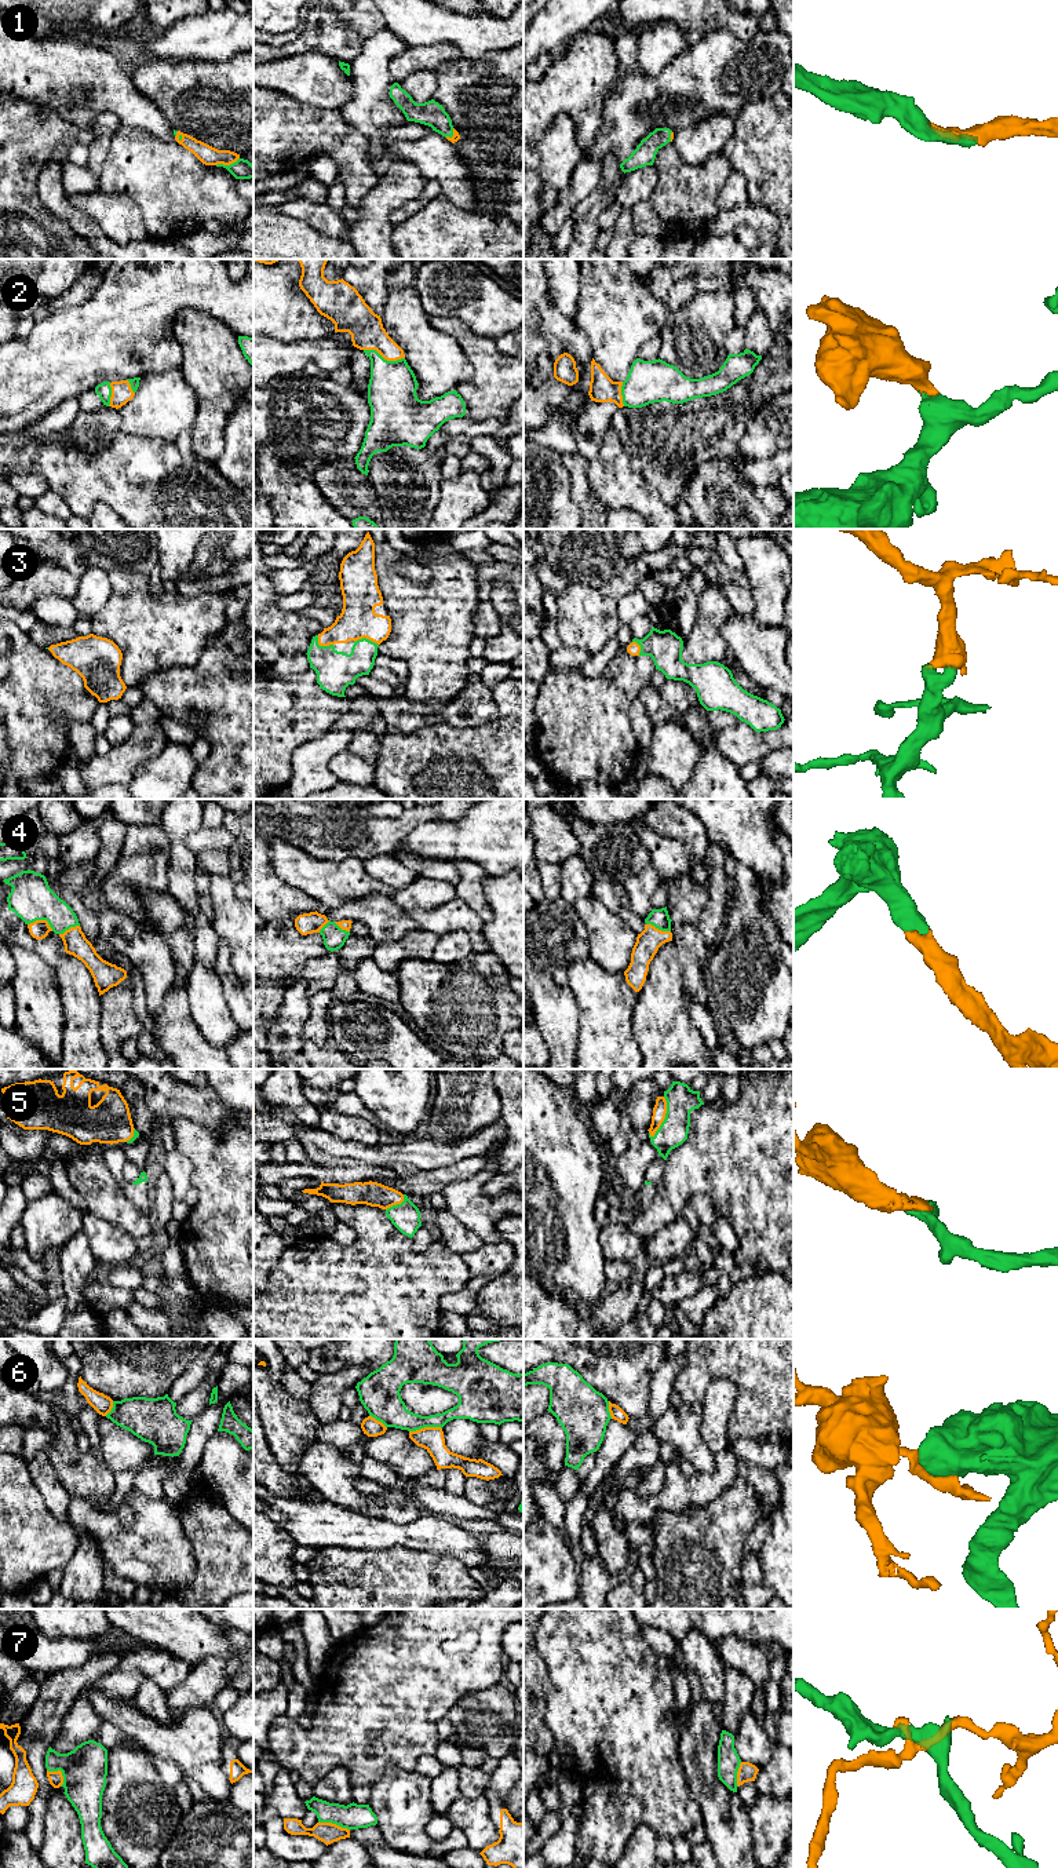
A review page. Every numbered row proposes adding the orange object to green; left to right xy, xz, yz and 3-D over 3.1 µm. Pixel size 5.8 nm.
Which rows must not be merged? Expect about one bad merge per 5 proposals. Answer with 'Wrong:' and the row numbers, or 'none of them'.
Wrong: 6, 7

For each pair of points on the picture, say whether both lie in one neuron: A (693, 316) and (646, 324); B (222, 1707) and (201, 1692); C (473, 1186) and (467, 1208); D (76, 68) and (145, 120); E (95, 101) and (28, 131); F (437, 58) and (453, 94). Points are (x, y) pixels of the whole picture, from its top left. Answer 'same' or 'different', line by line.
A: different
B: different
C: same
D: same
E: different
F: different

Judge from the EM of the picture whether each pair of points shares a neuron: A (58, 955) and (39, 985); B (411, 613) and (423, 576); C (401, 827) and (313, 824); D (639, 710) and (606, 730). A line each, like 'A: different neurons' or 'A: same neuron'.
A: different neurons
B: different neurons
C: same neuron
D: different neurons

